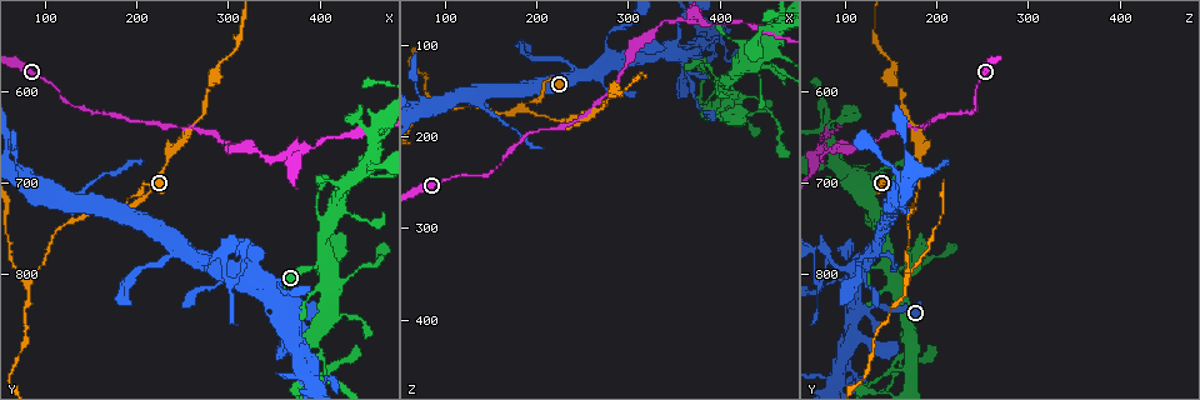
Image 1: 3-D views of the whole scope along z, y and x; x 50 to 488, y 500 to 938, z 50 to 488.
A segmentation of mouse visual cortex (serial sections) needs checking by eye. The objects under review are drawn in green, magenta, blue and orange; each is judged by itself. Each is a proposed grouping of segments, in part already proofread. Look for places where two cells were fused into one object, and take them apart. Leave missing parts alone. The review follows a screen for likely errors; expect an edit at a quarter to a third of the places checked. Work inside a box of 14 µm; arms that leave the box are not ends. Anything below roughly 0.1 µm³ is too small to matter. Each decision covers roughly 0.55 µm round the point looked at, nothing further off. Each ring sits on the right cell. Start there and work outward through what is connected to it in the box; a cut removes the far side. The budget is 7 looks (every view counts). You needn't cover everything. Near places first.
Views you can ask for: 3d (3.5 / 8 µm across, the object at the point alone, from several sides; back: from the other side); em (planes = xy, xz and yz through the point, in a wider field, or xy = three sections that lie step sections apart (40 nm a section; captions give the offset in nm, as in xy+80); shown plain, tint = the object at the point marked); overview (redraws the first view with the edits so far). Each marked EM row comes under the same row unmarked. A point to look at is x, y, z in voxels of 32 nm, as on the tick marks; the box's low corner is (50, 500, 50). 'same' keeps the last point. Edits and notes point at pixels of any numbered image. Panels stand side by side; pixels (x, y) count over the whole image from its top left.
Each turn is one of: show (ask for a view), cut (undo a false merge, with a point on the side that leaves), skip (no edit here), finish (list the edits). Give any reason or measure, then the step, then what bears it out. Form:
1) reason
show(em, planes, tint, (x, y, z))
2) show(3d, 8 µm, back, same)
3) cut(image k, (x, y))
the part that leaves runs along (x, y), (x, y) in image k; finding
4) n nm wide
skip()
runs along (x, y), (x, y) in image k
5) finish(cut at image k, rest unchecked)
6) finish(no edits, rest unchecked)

sudden change in width
show(3d, 3.5 µm, (380, 915, 85))

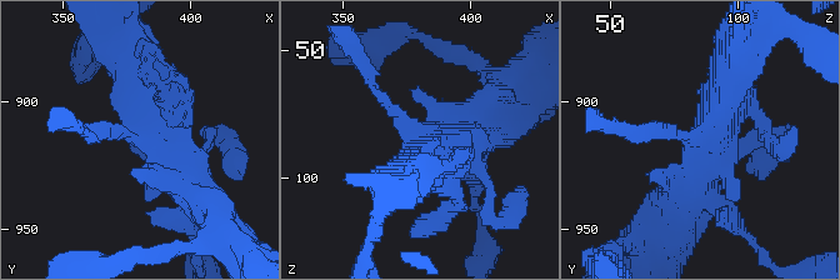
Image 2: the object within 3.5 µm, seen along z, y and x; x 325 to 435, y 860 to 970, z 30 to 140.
need the tissue
show(em, planes, tint, (380, 913, 84))

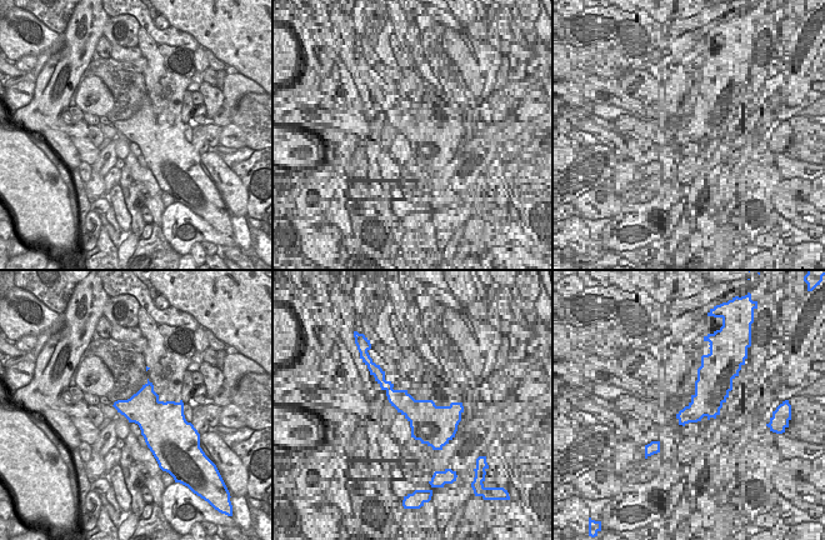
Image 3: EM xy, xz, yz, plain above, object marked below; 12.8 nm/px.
460 nm wide
skip()
runs along (733, 74), (701, 135), (634, 139) in image 2; one cell here

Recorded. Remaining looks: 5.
a fork
show(3d, 3.5 µm, (180, 725, 170))

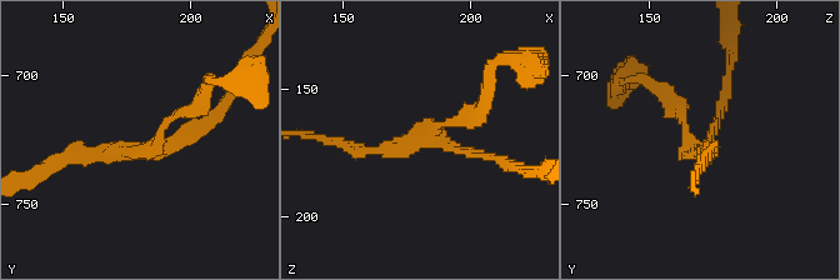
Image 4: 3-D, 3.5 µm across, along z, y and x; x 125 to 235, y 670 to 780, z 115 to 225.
shape alone is not enough
show(em, xy, step 3, tint, (185, 729, 168))

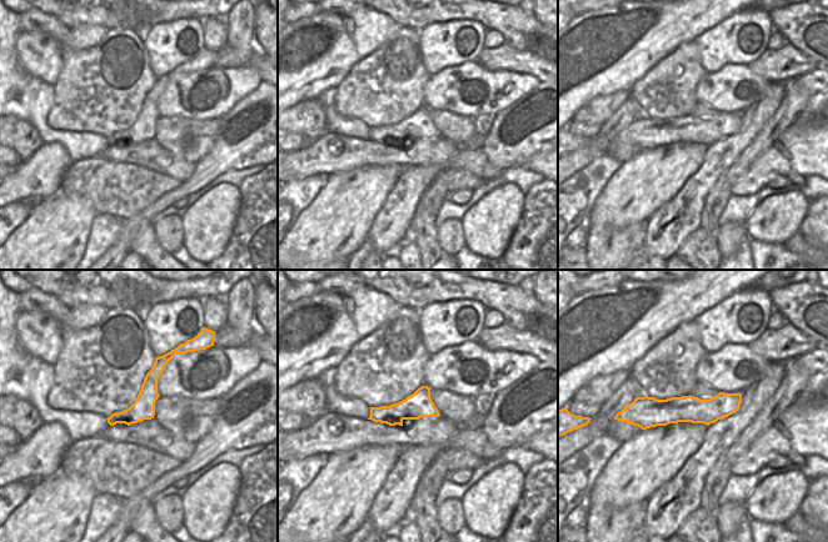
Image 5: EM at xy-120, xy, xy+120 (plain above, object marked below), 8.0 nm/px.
arms of 150, 150, 200 nm
skip()
runs along (738, 397), (712, 410), (634, 417) in image 5; continuous, no second cell

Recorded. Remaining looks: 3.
thick turns thin
show(3d, 3.5 µm, (85, 810, 165))

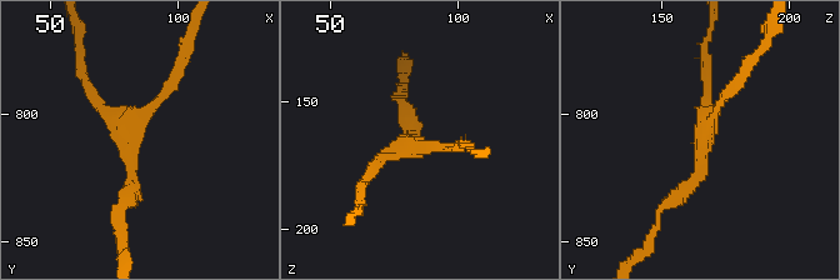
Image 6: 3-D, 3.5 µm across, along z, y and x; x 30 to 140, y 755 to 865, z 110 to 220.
3 arms; arms of 150, 150, 200 nm; shape alone is not enough
show(em, xy, step 2, tint, (83, 805, 168))

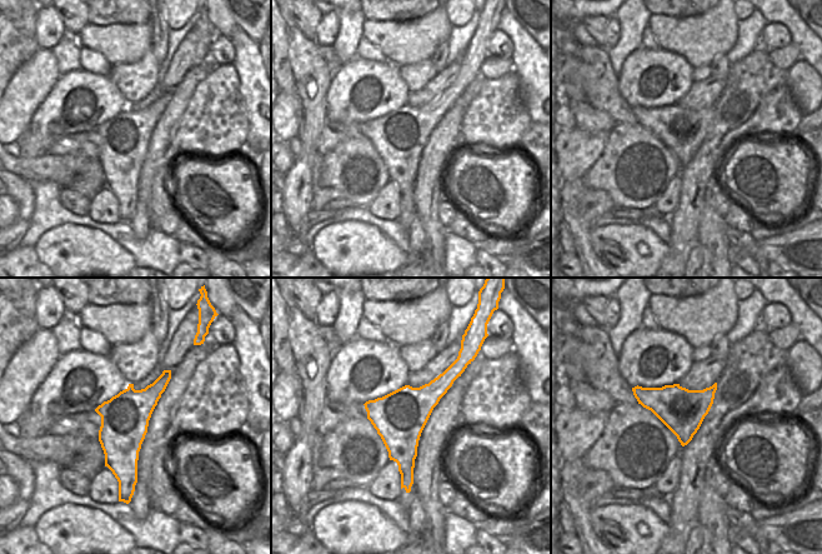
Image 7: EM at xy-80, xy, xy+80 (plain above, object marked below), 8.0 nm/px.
skip()
runs along (183, 58), (129, 135), (129, 196) in image 6; one cell here

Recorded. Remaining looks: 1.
finish(no edits, rest unchecked)

